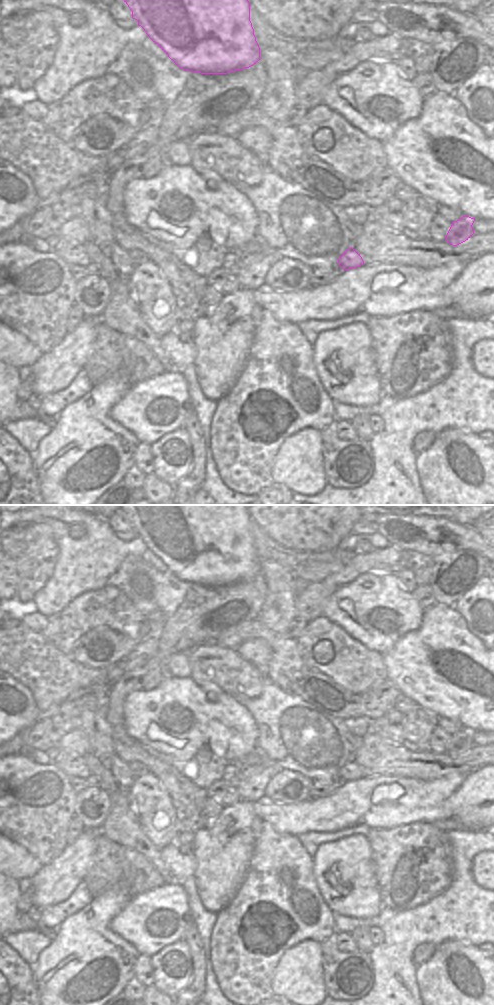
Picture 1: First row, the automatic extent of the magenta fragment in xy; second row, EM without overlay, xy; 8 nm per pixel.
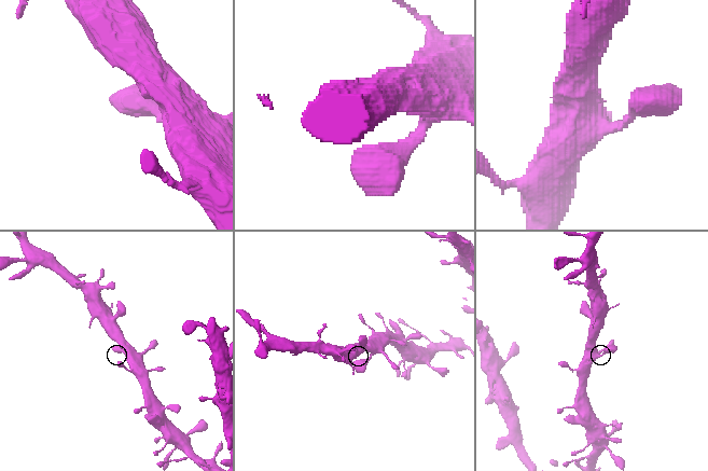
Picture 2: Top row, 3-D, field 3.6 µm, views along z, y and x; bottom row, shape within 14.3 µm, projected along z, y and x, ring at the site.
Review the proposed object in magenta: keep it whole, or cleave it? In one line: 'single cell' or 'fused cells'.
single cell

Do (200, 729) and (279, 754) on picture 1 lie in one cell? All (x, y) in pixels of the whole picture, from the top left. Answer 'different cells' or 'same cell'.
different cells

